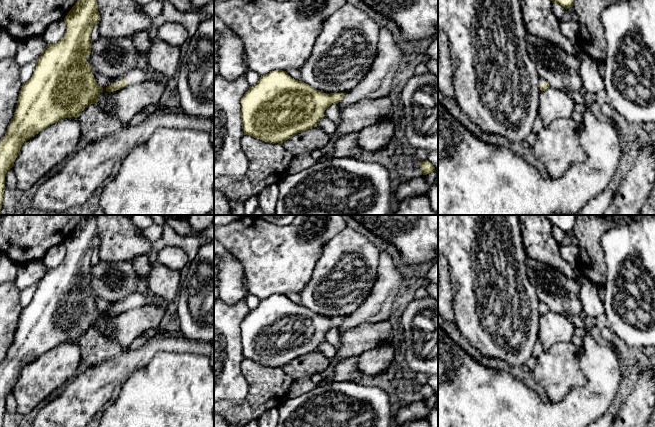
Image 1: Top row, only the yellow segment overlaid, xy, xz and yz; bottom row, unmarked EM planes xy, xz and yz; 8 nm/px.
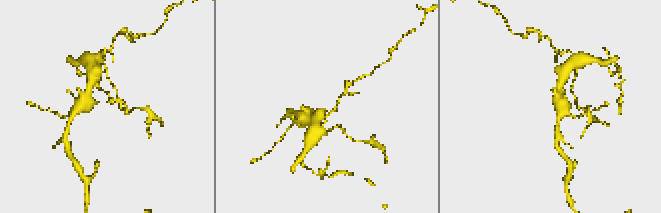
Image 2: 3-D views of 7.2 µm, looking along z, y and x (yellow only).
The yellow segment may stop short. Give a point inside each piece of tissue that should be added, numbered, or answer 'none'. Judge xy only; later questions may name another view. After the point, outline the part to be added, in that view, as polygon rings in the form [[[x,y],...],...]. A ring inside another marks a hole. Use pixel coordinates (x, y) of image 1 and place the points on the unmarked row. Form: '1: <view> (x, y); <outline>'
1: xy (135, 300); [[[150,291],[146,295],[143,295],[142,293],[133,293],[129,295],[124,301],[120,301],[115,303],[112,307],[119,308],[122,303],[127,303],[127,308],[124,311],[142,307],[146,304],[156,304],[156,305],[162,305],[164,308],[167,308],[169,305],[169,302],[165,301],[164,299],[152,294]]]

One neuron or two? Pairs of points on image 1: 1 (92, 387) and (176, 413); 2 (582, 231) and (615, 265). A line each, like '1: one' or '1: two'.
1: two
2: two

